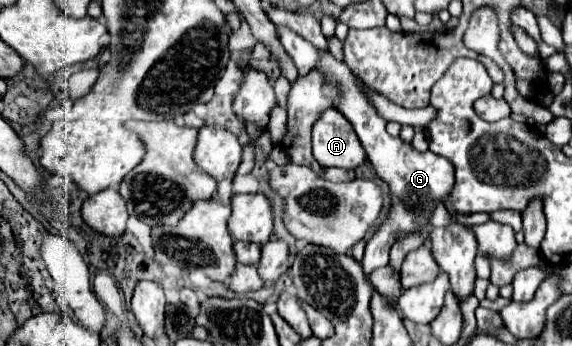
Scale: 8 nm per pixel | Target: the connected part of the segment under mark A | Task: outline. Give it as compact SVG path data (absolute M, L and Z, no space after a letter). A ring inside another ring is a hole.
M332 107L314 123L312 149L316 161L324 167L356 169L366 161L366 153L358 135L352 131L352 125Z

